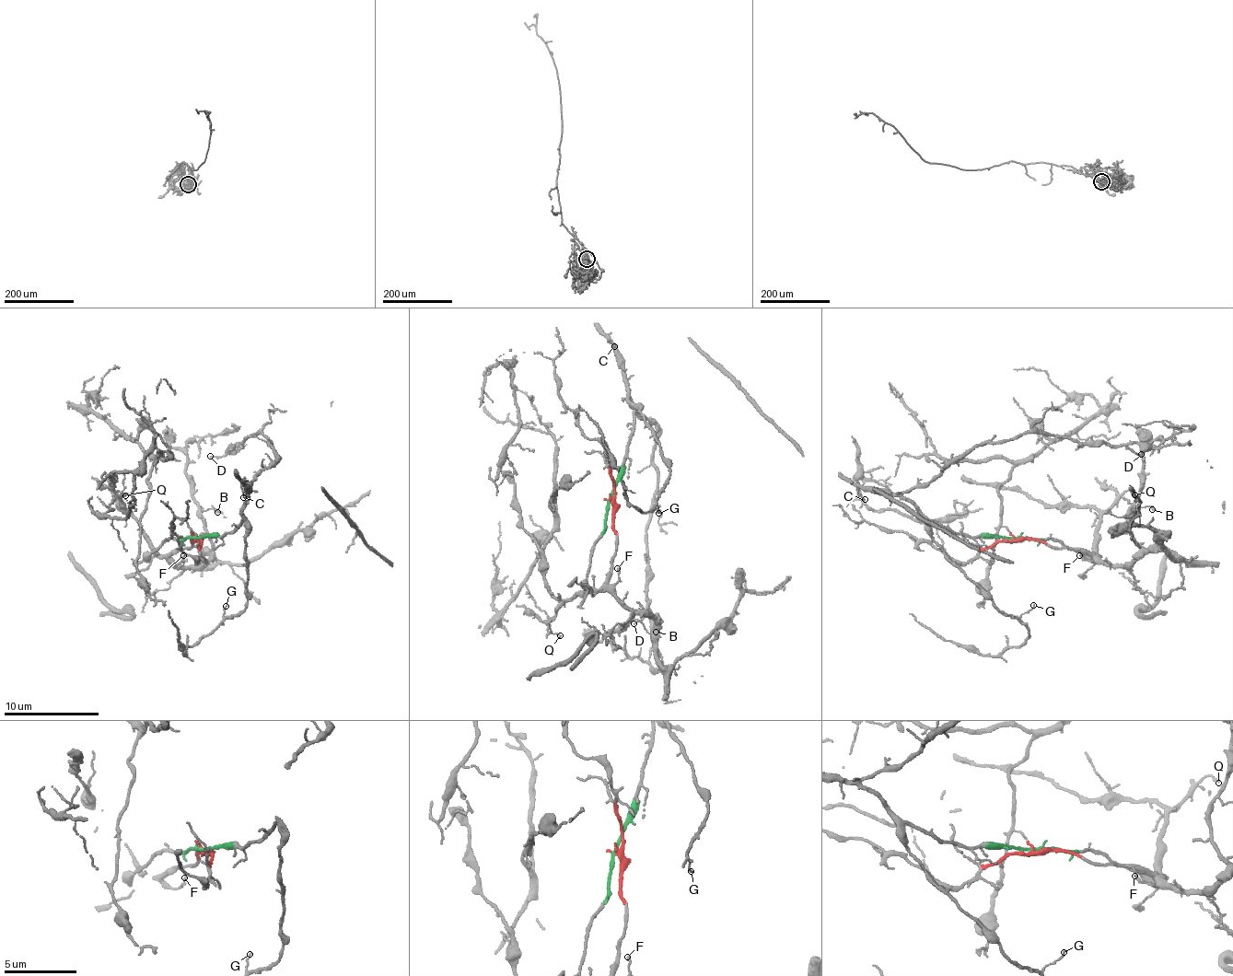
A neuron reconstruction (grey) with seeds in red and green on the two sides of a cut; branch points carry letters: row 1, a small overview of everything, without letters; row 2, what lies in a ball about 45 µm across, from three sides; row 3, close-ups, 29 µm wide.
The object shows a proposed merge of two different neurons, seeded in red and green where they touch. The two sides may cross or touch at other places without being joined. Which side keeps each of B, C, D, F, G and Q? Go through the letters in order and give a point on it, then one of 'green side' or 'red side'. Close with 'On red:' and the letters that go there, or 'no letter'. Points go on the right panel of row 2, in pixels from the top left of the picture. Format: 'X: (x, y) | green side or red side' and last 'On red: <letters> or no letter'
B: (1152, 509) | red side
C: (865, 499) | green side
D: (1141, 454) | green side
F: (1079, 555) | red side
G: (1033, 605) | green side
Q: (1134, 494) | red side
On red: B, F, Q

